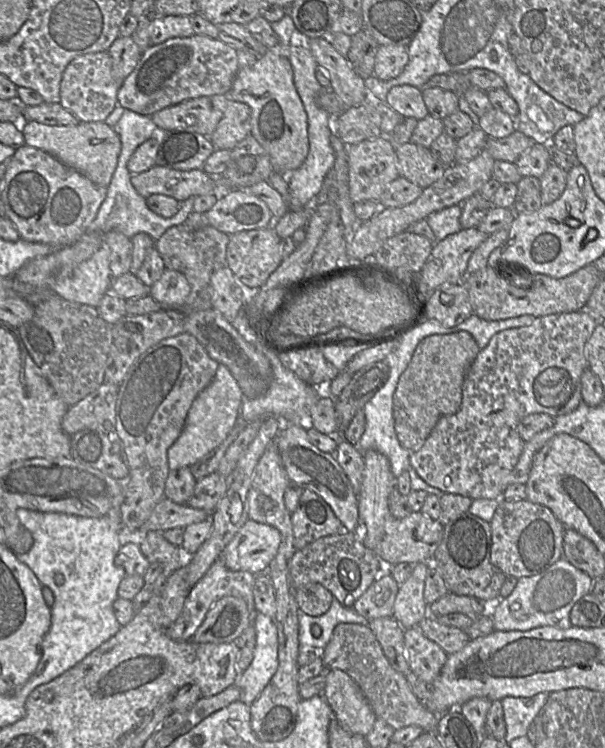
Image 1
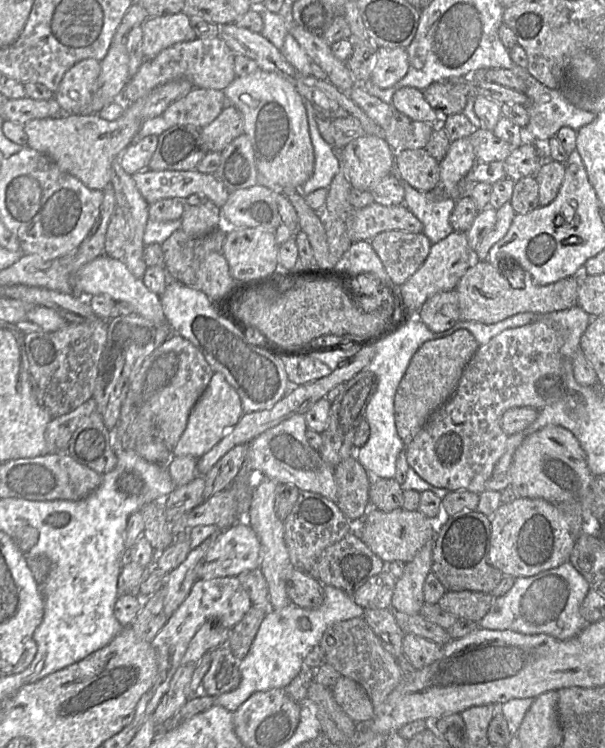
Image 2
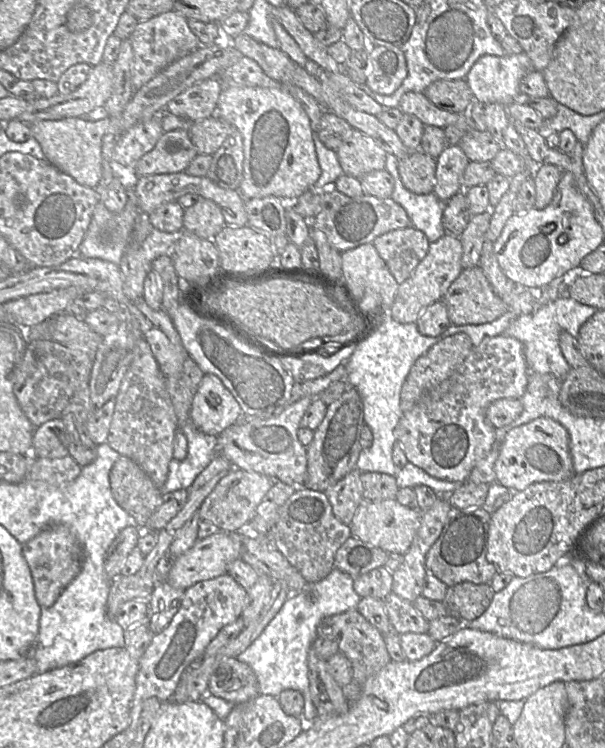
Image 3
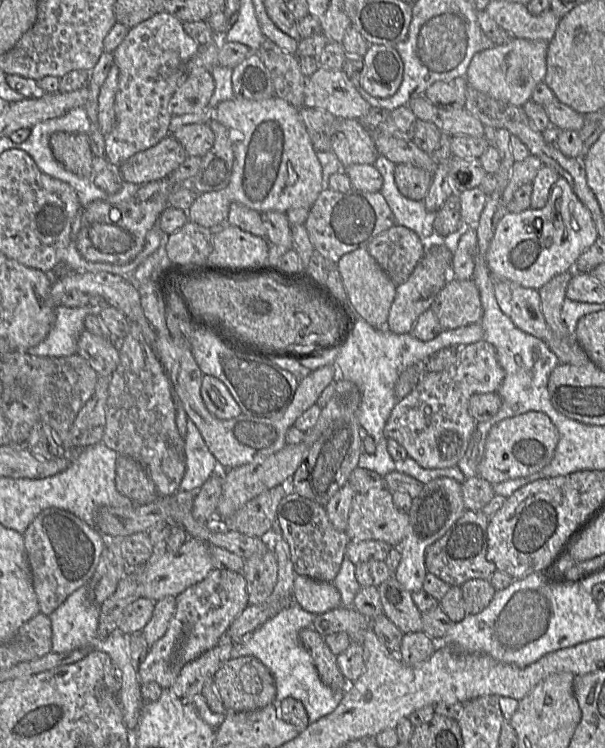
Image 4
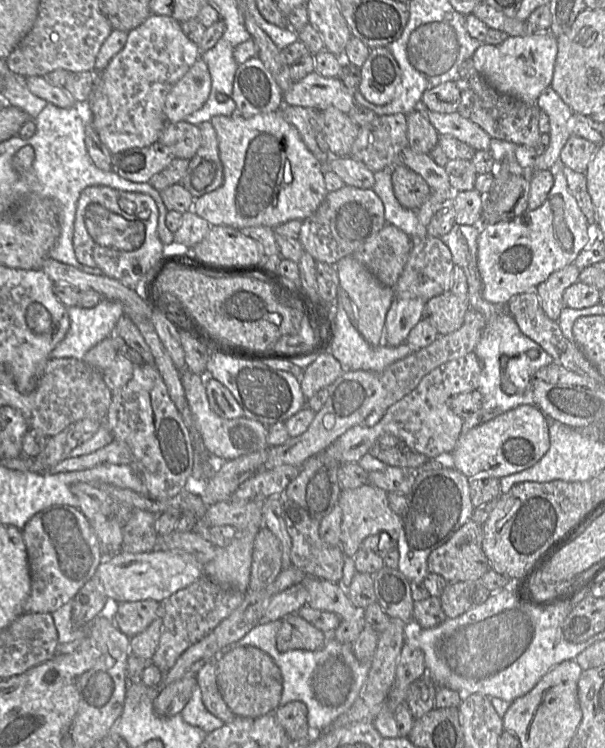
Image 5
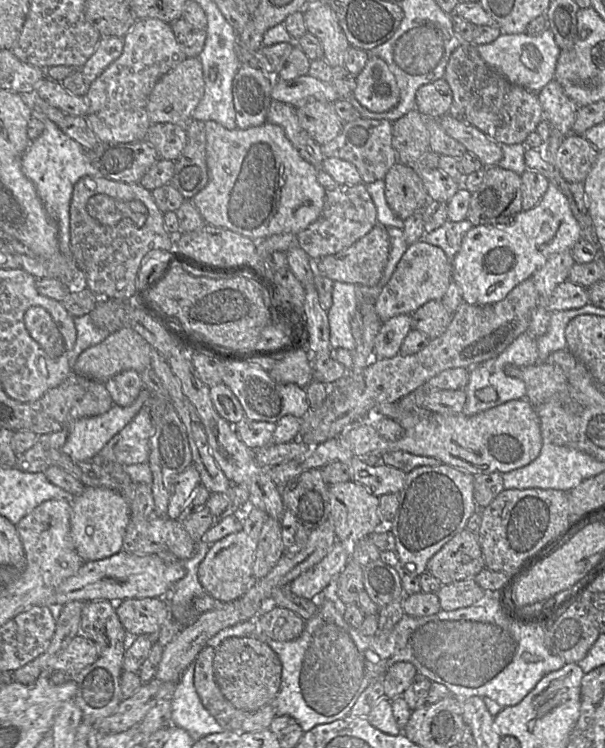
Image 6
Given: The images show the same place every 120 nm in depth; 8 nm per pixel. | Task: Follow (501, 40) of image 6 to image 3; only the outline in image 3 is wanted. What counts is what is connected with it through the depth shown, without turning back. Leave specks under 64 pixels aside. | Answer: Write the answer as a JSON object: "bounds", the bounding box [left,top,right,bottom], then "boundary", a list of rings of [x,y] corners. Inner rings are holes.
{"bounds":[465,51,535,106],"boundary":[[[524,51],[504,56],[483,55],[471,67],[465,80],[473,93],[474,100],[481,104],[499,103],[508,106],[515,103],[514,97],[520,93],[521,79],[532,71],[535,71],[532,61]]]}

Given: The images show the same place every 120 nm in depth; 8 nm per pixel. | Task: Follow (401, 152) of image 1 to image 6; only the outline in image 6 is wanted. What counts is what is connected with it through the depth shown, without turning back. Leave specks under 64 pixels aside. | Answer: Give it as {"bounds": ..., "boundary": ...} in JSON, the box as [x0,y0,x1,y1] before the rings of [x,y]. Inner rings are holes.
{"bounds":[384,163,430,221],"boundary":[[[395,163],[384,181],[386,201],[403,221],[416,211],[422,211],[430,201],[420,176],[412,166]]]}

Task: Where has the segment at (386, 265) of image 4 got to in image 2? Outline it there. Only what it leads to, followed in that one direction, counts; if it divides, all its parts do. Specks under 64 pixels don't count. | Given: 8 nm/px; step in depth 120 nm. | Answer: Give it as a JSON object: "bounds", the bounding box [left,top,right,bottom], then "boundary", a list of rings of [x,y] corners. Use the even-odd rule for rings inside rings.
{"bounds":[370,230,432,286],"boundary":[[[400,230],[382,232],[370,242],[396,286],[403,285],[420,268],[432,246],[423,232]]]}

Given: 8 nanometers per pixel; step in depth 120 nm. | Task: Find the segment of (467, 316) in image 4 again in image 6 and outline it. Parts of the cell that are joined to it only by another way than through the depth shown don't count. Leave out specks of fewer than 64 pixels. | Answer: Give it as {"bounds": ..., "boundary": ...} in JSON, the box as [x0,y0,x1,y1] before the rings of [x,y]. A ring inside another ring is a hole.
{"bounds":[411,300,453,339],"boundary":[[[430,300],[411,314],[411,328],[432,339],[447,329],[452,318],[453,314],[446,309],[441,300]]]}

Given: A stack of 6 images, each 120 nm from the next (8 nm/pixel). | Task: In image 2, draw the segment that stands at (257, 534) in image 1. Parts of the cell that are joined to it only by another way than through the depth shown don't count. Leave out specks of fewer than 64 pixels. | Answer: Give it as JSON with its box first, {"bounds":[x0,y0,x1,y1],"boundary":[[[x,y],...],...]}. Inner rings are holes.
{"bounds":[197,520,261,579],"boundary":[[[246,520],[222,530],[197,566],[198,579],[238,576],[260,567],[261,545]]]}

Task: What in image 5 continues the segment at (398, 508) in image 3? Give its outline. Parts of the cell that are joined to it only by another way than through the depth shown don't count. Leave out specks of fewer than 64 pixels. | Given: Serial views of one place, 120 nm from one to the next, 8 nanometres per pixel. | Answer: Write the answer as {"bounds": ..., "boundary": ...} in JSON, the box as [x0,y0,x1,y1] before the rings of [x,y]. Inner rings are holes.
{"bounds":[338,483,401,557],"boundary":[[[369,483],[354,489],[342,489],[338,505],[342,509],[340,546],[345,555],[354,557],[366,537],[381,532],[389,533],[397,541],[401,516],[391,510],[387,496],[388,492]]]}

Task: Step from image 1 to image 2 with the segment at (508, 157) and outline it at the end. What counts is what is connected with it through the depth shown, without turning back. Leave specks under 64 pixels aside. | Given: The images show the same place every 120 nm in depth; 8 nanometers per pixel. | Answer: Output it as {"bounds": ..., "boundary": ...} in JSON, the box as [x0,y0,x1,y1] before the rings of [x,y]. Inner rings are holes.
{"bounds":[468,128,516,162],"boundary":[[[485,128],[474,129],[468,139],[473,146],[476,162],[504,161],[516,148]]]}

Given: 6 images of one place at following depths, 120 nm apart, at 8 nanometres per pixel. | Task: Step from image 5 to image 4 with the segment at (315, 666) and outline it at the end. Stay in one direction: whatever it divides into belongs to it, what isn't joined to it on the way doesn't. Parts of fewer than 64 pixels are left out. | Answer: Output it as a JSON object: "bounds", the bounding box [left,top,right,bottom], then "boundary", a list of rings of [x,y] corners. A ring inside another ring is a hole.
{"bounds":[231,601,345,724],"boundary":[[[294,601],[258,627],[245,640],[240,640],[231,651],[232,659],[241,656],[254,656],[259,659],[274,677],[275,702],[279,703],[287,697],[301,701],[310,724],[333,712],[345,692],[334,691],[322,682],[312,657],[299,643],[299,631],[312,627],[315,617],[316,614],[303,610]]]}

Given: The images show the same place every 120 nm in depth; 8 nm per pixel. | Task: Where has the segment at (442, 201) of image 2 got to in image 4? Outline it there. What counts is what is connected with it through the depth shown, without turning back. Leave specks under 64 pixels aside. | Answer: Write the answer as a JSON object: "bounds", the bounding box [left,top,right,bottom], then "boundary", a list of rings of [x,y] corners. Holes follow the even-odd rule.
{"bounds":[374,155,436,245],"boundary":[[[379,155],[374,166],[383,177],[380,193],[388,203],[396,225],[413,230],[424,245],[424,240],[434,234],[436,212],[428,211],[423,200],[411,200],[399,192],[394,180],[395,164],[385,156]]]}

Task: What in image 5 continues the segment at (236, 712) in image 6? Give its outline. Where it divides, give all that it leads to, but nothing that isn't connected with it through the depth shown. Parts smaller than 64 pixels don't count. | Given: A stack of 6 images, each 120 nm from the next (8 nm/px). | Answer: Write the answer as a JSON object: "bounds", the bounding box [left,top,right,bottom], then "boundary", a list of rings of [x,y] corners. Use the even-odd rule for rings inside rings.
{"bounds":[196,660,236,723],"boundary":[[[216,660],[207,661],[196,673],[196,679],[206,709],[224,723],[232,722],[236,715],[229,709],[219,691],[216,681]]]}

